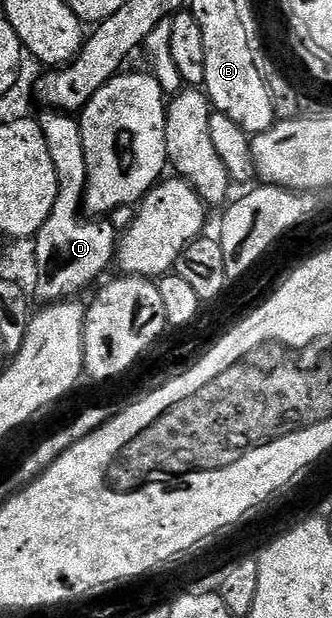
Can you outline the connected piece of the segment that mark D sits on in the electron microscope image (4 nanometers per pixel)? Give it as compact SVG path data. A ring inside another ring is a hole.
M63 112L44 113L48 114L39 115L38 121L42 136L46 136L46 148L50 148L54 172L58 172L58 196L54 208L50 208L50 216L46 216L46 224L42 224L34 239L38 264L38 284L34 294L41 298L41 303L51 304L80 296L108 265L113 265L118 249L118 231L108 220L80 218L88 169L79 121Z

